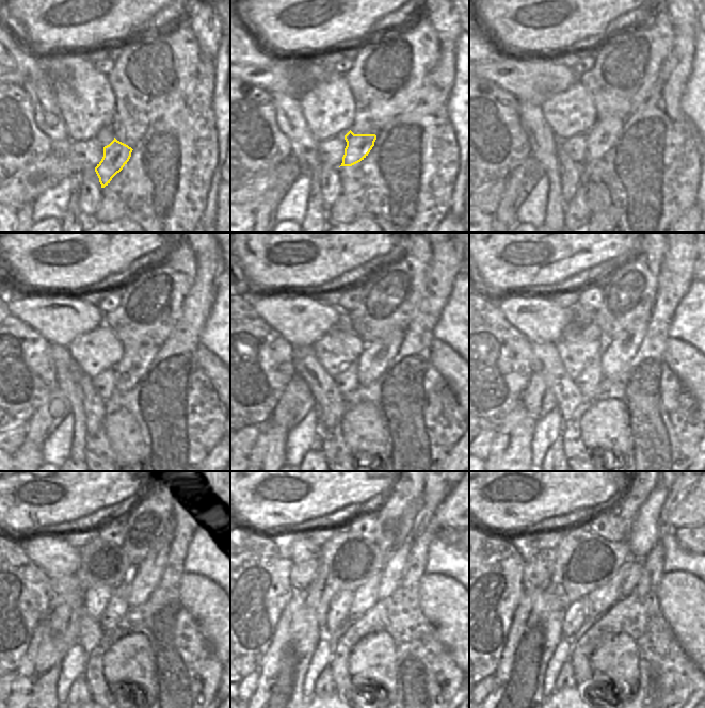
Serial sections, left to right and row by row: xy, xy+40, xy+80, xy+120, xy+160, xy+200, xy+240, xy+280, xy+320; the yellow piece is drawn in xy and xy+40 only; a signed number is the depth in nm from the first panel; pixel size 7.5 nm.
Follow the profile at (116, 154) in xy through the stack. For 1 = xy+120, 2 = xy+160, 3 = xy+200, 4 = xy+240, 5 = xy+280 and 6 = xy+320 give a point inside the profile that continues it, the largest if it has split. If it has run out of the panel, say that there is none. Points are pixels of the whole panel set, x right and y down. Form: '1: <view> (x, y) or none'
1: xy+120 (133, 364)
2: xy+160 (374, 358)
3: xy+200 (622, 349)
4: xy+240 (148, 574)
5: xy+280 (417, 518)
6: xy+320 (677, 493)

